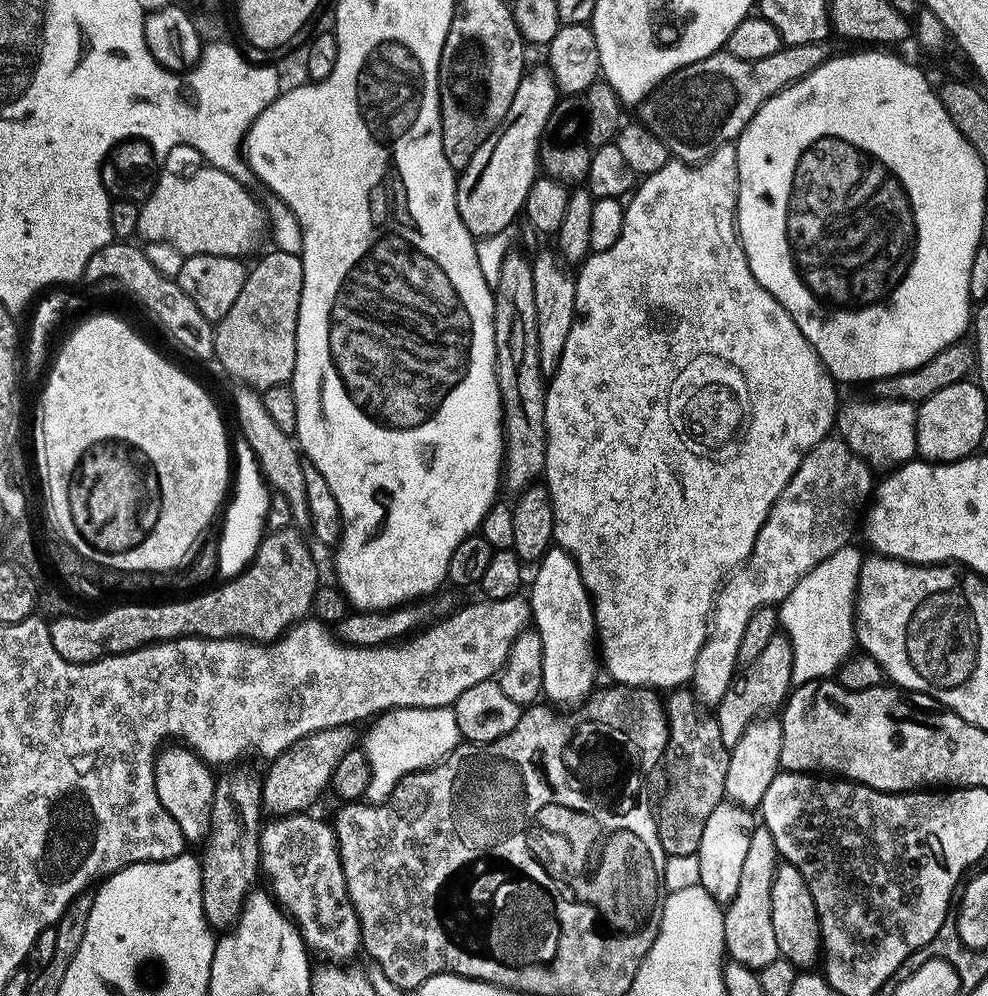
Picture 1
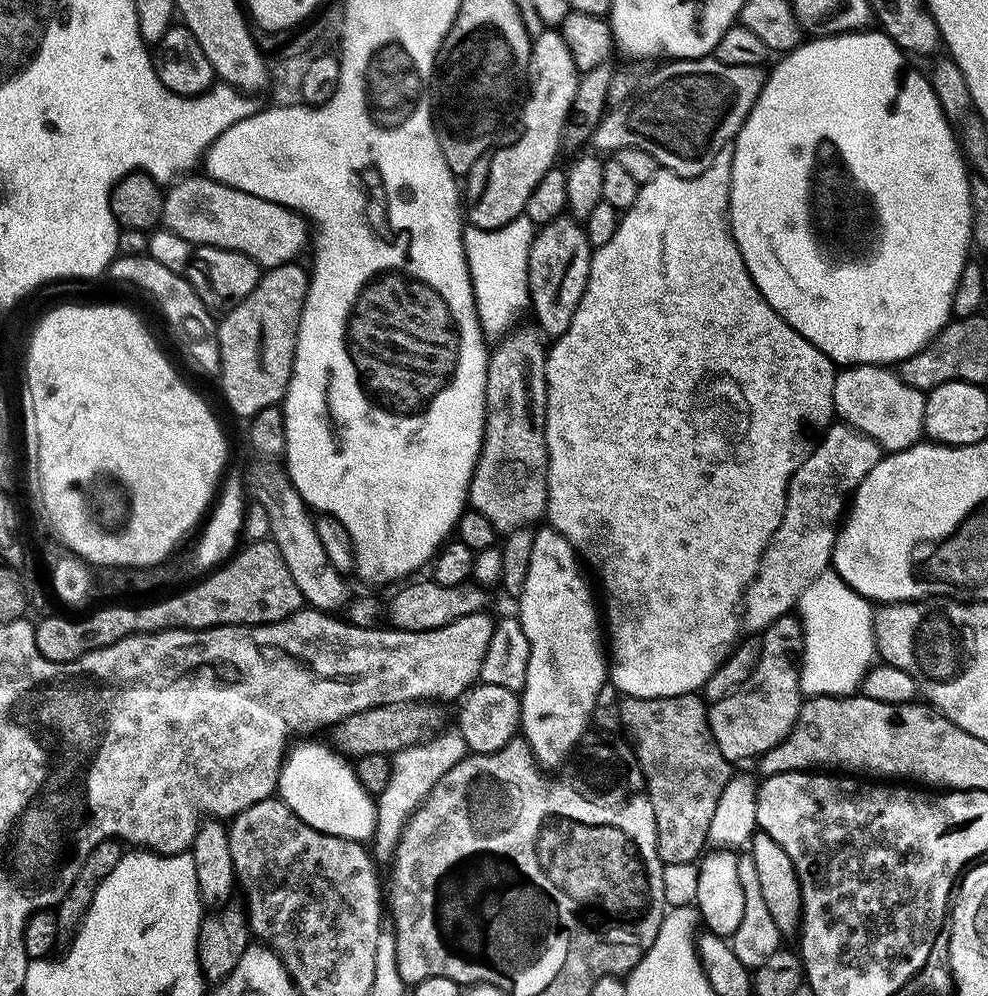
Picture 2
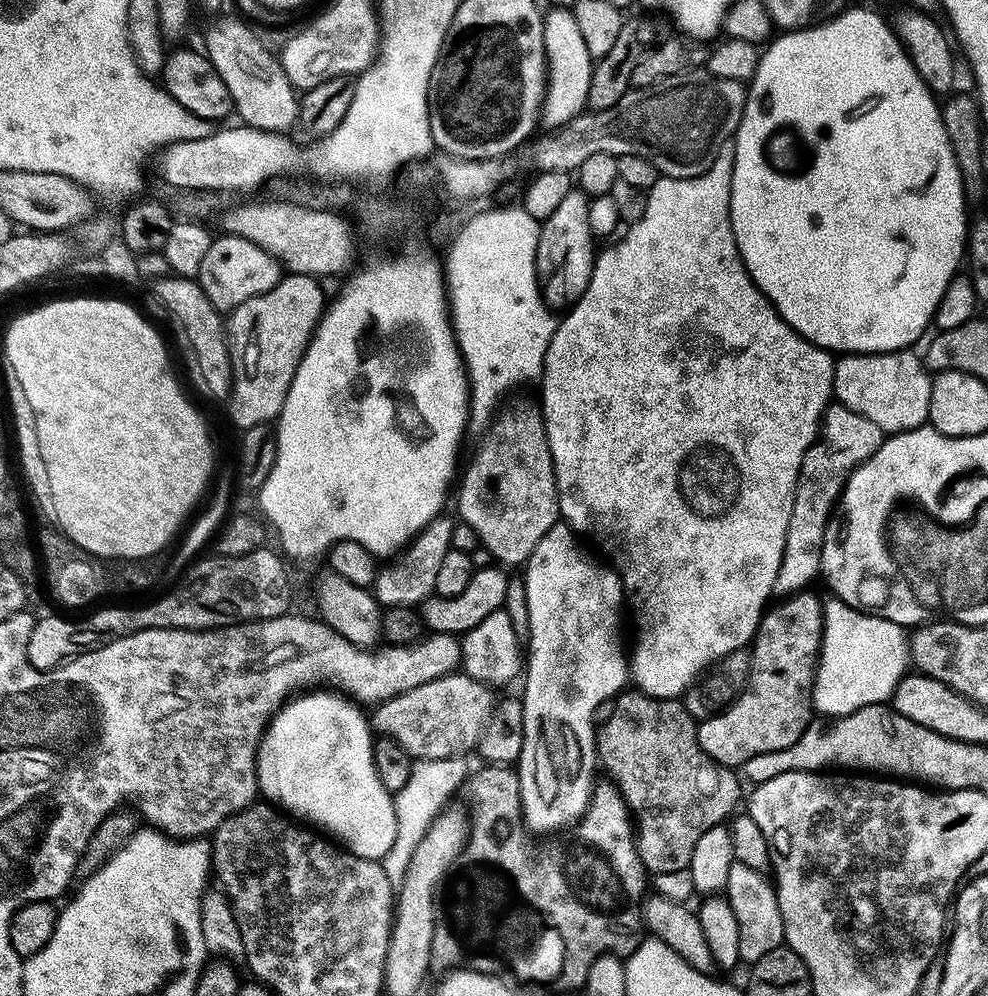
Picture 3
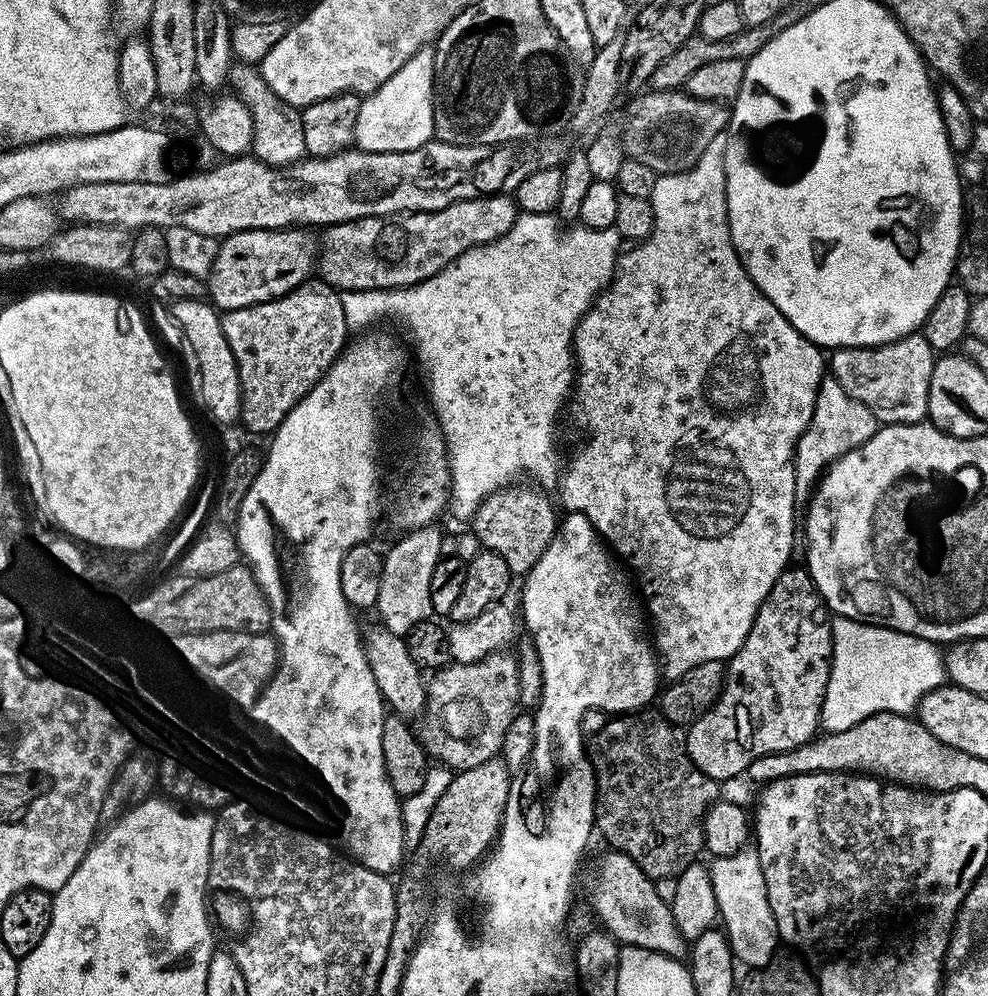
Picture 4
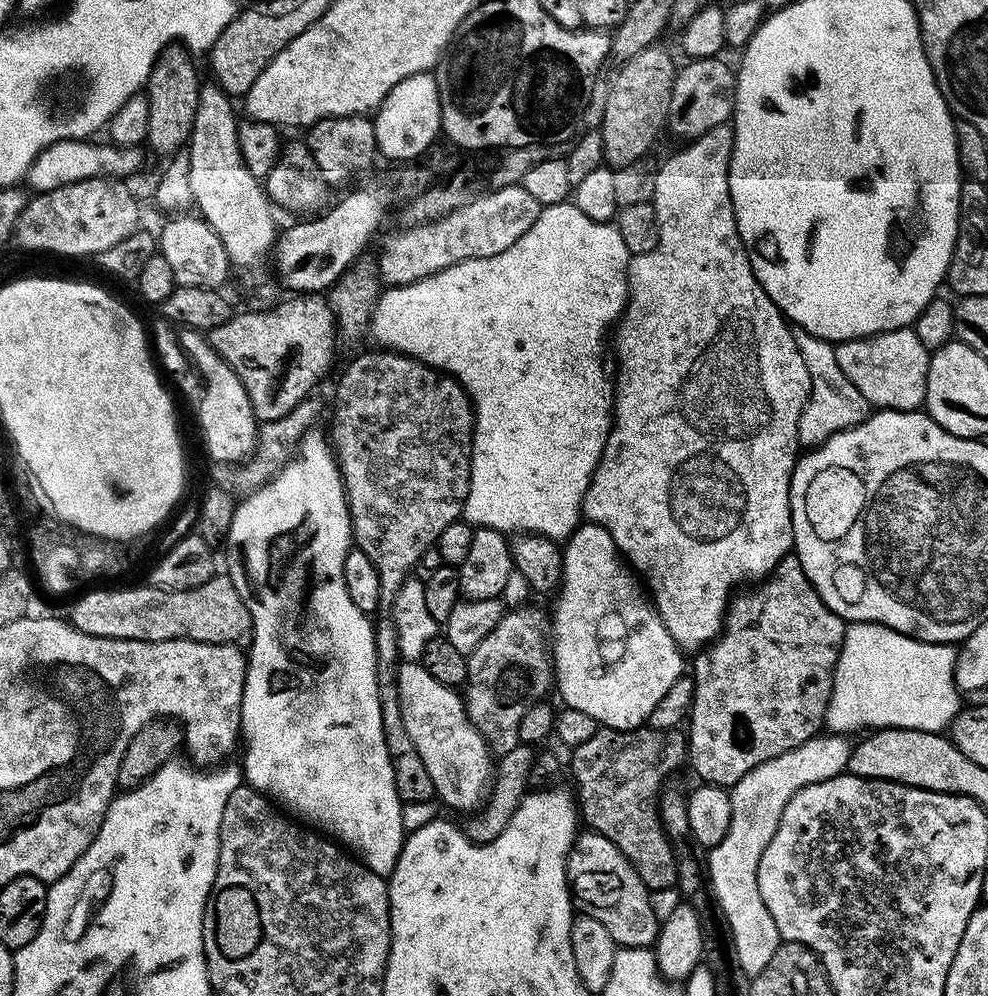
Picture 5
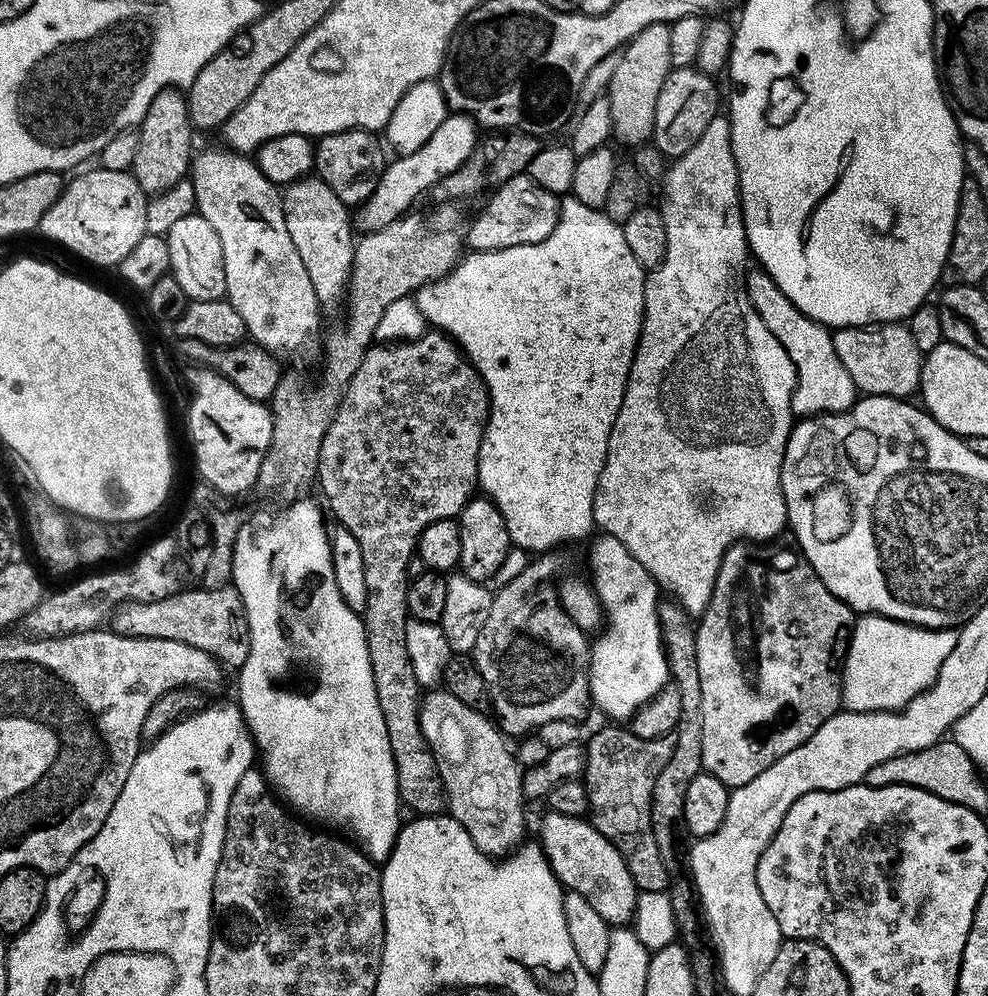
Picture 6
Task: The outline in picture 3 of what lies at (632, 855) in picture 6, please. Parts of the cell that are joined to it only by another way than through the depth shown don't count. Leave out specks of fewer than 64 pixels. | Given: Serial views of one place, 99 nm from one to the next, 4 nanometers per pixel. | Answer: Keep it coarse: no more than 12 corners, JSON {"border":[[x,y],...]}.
{"border":[[621,691],[598,764],[652,874],[688,867],[742,780],[679,699]]}

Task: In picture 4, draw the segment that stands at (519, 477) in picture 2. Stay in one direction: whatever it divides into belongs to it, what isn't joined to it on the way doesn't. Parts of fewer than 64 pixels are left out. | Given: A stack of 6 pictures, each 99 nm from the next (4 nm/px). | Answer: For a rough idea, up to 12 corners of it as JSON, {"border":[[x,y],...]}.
{"border":[[535,487],[491,492],[470,521],[516,578],[550,546],[558,515]]}

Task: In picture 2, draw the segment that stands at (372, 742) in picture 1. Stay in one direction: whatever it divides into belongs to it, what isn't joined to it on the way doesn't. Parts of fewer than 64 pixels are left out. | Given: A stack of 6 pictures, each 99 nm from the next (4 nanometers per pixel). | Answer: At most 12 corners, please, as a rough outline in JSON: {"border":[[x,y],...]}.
{"border":[[459,731],[393,755],[376,798],[372,856],[391,861],[405,822],[468,754]]}

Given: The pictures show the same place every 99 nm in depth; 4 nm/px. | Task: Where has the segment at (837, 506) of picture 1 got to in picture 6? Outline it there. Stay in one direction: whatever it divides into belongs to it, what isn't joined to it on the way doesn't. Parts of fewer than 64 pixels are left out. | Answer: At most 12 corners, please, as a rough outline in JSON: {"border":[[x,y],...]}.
{"border":[[762,270],[746,276],[794,362],[796,418],[845,412],[858,390],[811,320]]}

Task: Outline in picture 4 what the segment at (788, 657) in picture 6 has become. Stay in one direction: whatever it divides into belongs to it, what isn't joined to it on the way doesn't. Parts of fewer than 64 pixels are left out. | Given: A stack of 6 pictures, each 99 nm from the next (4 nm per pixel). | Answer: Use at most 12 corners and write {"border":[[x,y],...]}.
{"border":[[807,567],[774,582],[687,725],[710,779],[820,728],[833,613]]}

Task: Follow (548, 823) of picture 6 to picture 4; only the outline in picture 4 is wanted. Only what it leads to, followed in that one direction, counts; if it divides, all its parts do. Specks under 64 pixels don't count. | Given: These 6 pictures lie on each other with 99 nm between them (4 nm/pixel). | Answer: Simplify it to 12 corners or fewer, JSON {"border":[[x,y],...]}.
{"border":[[625,852],[596,868],[592,908],[621,945],[683,957],[670,904]]}

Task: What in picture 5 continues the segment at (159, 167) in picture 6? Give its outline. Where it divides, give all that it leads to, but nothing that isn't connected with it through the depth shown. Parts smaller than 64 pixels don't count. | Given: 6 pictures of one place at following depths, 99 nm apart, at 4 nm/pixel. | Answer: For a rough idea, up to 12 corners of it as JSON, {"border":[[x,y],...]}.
{"border":[[183,45],[148,78],[147,147],[170,156],[191,137],[201,83]]}

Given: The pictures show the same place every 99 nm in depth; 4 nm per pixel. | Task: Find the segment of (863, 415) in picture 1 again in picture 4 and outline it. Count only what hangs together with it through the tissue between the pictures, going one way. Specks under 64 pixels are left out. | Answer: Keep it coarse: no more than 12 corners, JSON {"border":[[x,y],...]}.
{"border":[[923,334],[837,348],[830,374],[881,425],[928,414]]}

